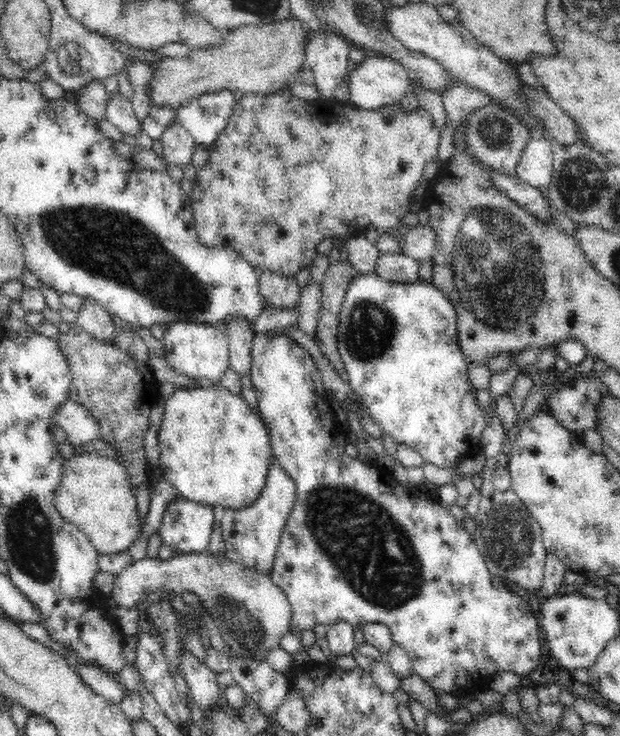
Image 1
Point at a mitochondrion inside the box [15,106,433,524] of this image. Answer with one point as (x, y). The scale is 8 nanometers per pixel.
(115, 246)

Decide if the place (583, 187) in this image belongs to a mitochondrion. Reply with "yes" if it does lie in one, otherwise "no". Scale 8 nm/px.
yes

